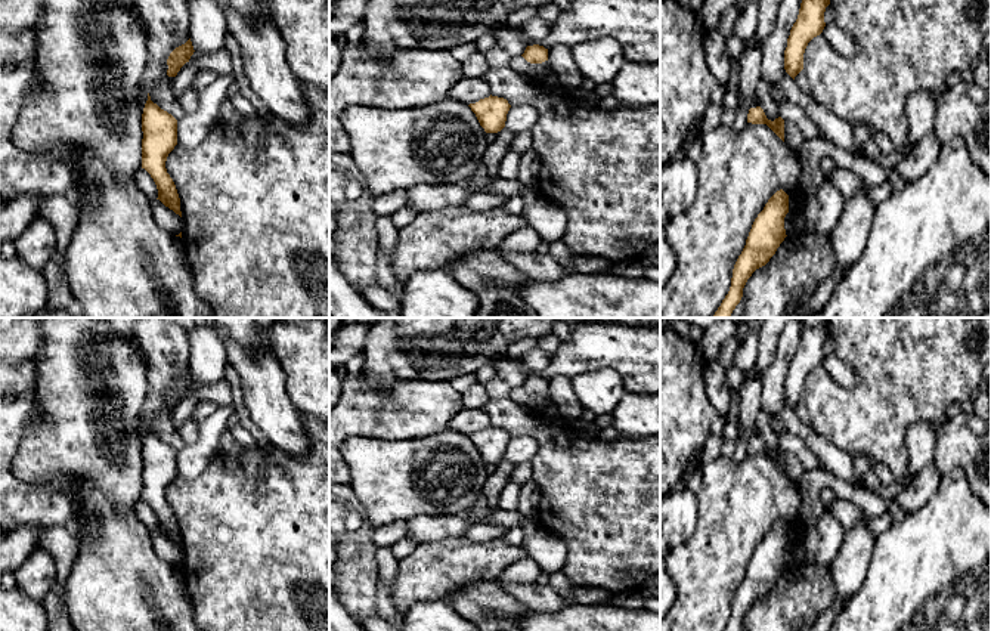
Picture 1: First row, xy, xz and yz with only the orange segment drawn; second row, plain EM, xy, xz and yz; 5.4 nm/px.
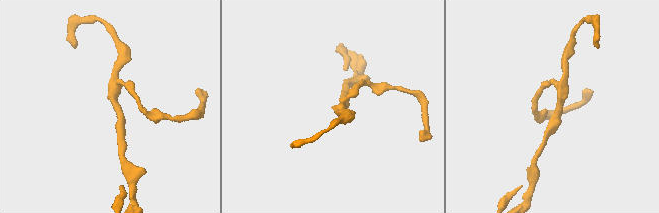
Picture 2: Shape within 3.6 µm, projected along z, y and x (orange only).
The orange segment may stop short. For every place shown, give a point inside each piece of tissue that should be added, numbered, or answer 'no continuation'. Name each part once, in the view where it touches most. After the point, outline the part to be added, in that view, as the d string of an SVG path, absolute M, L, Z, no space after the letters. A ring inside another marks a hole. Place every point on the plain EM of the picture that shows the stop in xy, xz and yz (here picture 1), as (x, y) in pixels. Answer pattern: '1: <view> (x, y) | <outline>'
no continuation

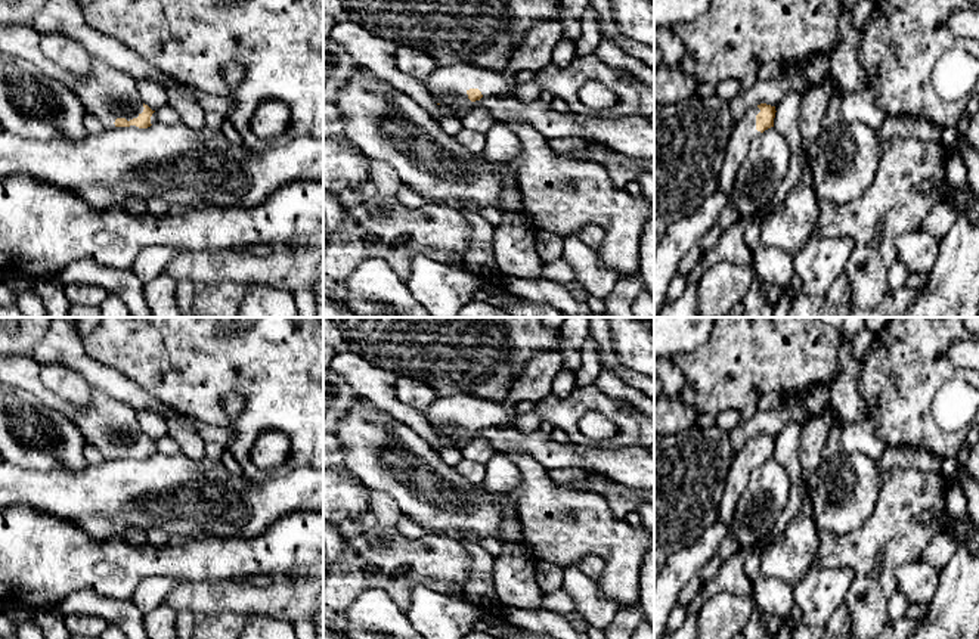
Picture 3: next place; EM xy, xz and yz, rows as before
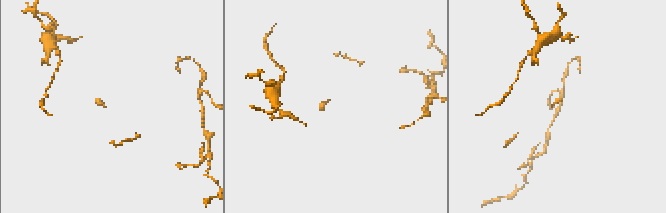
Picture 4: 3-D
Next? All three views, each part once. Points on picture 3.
1: xy (107, 424) | M0 354L0 382L35 396L43 406L66 416L105 460L117 459L117 449L130 452L145 440L131 406L99 390L92 390L84 406L62 400L43 385L40 365L30 354Z

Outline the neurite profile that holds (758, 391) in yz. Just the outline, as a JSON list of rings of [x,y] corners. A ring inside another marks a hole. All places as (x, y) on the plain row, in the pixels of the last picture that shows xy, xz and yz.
[[[715,317],[712,334],[704,344],[691,353],[670,357],[687,379],[687,387],[678,397],[698,416],[718,416],[725,410],[740,412],[769,393],[781,393],[789,400],[794,394],[808,393],[815,384],[833,384],[840,376],[840,344],[839,332],[818,317]]]

